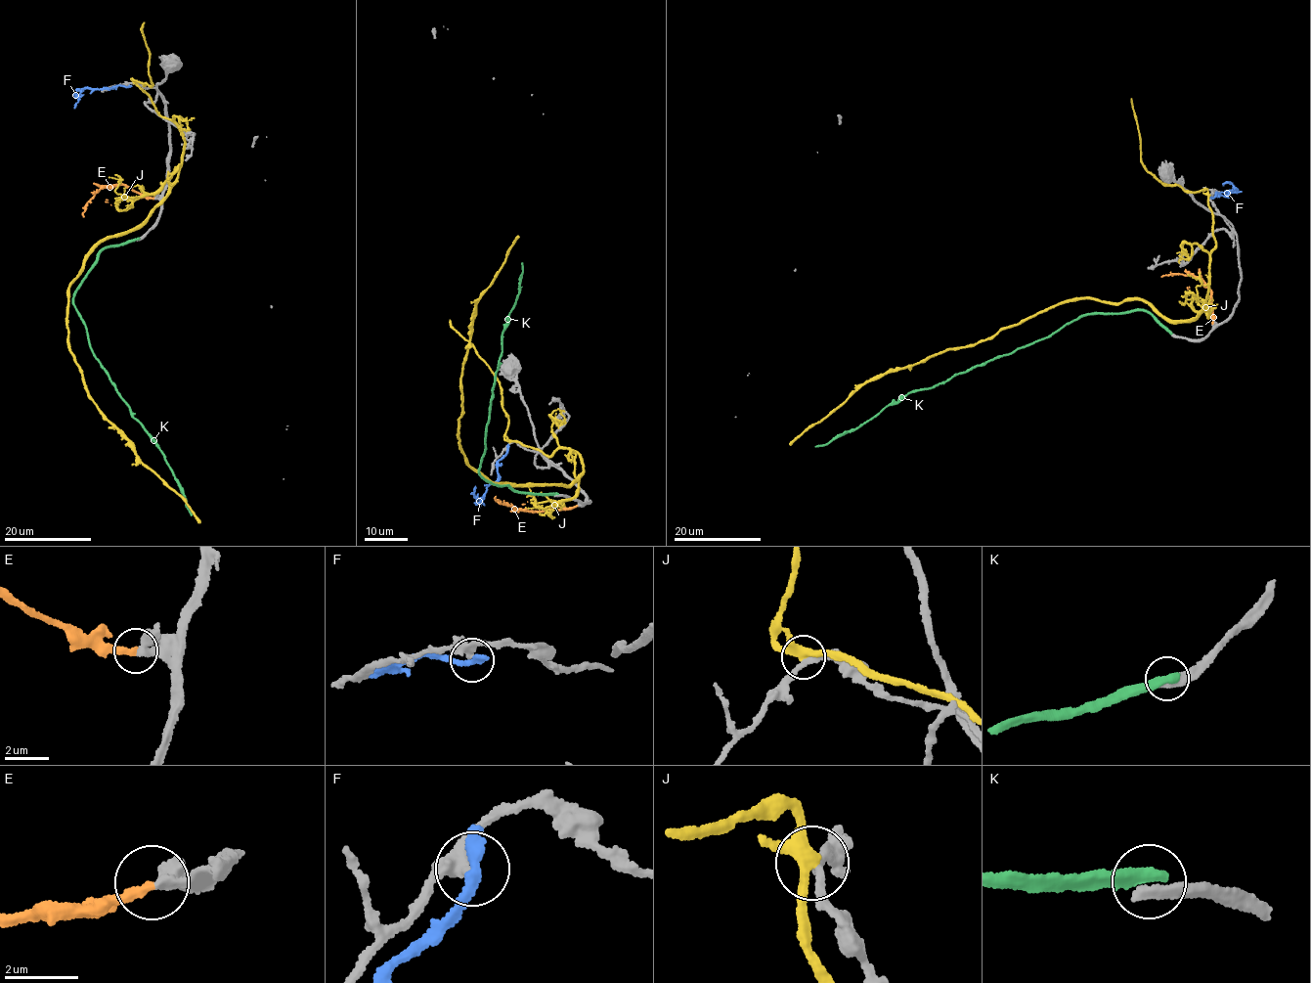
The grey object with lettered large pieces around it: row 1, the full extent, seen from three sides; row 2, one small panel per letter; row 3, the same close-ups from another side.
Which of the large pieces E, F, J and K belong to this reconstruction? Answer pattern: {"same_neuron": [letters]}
{"same_neuron": ["E"]}

